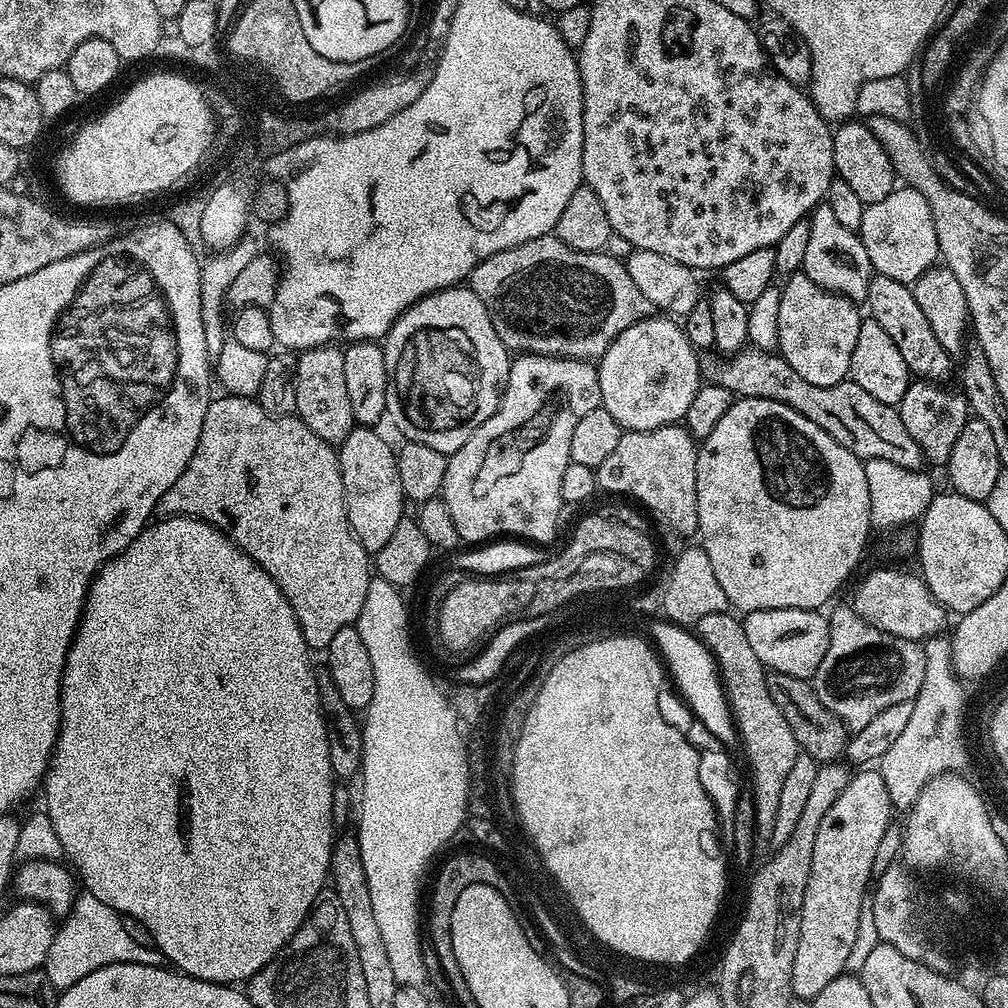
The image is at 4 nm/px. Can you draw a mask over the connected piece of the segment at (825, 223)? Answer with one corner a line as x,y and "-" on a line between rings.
821,202
812,209
810,219
810,243
806,246
806,258
802,271
818,286
838,296
845,296
853,302
868,299
868,281
872,279
872,263
866,254
866,246
857,233
846,230
834,218
834,210
826,202

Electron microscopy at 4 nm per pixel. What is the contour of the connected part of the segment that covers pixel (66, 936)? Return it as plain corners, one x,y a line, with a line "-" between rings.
87,894
77,895
72,911
63,917
62,923
54,934
54,942
50,942
50,954
46,954
43,972
57,990
74,986
74,982
82,982
86,974
94,974
94,970
102,970
102,966
111,964
145,964
161,966
165,958
160,949
150,946
138,946
122,928
122,915
114,911
106,902
98,902
98,898

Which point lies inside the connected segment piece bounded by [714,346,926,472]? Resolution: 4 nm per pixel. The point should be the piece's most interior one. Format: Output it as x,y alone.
870,429

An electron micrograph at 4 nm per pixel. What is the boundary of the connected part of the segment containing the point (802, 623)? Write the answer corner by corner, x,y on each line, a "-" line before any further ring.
783,608
782,610
754,610
743,617
746,638
754,654
768,672
793,675
794,678
811,681
826,650
830,646
828,616
811,608

